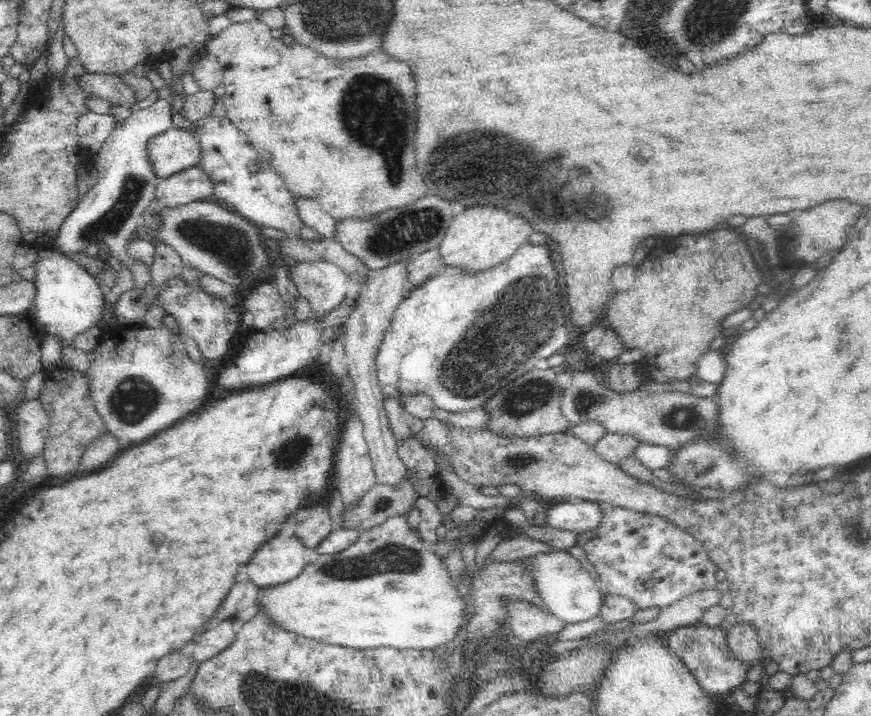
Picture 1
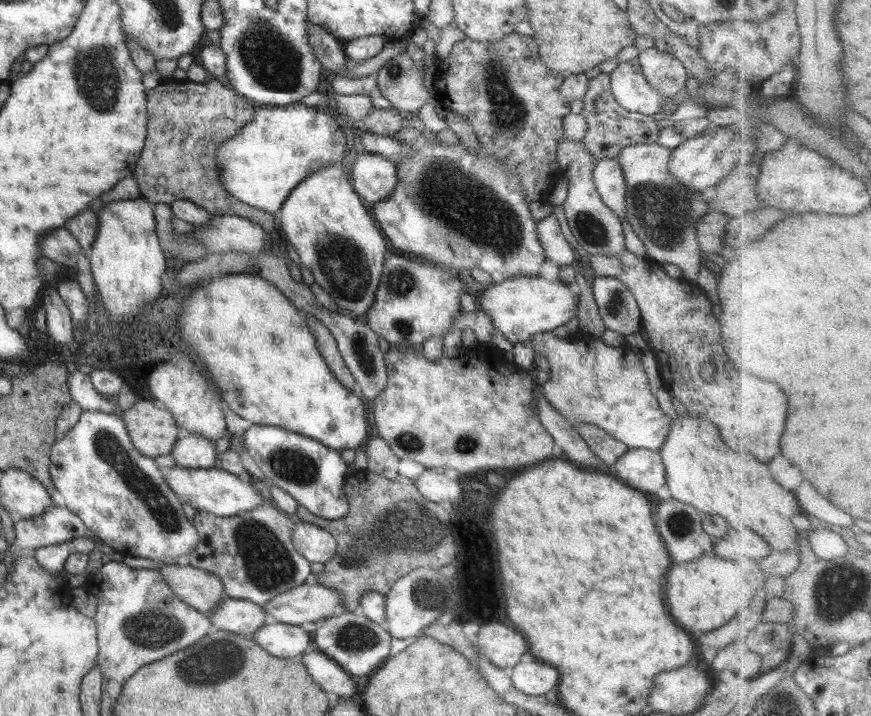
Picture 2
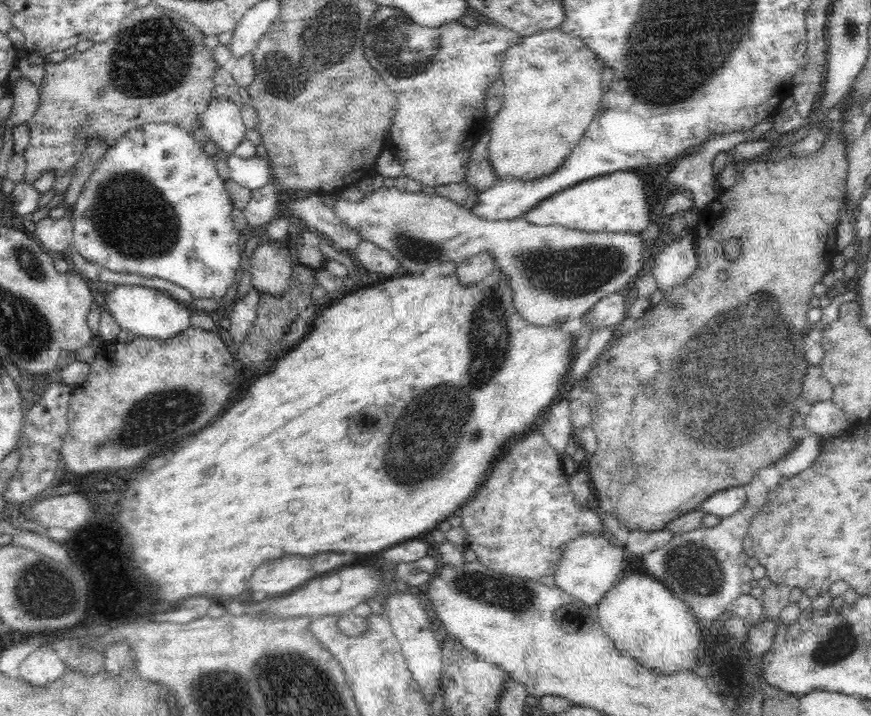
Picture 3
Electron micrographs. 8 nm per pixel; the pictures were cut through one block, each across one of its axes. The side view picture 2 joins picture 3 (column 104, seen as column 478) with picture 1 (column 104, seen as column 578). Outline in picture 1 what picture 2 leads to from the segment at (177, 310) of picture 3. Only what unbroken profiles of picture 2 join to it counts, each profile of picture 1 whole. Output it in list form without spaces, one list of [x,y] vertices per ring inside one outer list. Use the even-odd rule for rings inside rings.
[[[37,249],[34,268],[36,270],[36,276],[33,278],[35,299],[30,311],[36,313],[37,322],[41,322],[50,335],[62,341],[64,352],[64,348],[72,346],[74,338],[78,334],[99,324],[105,303],[103,291],[97,283],[97,277],[80,265],[80,262],[73,255],[60,254],[56,249]]]

